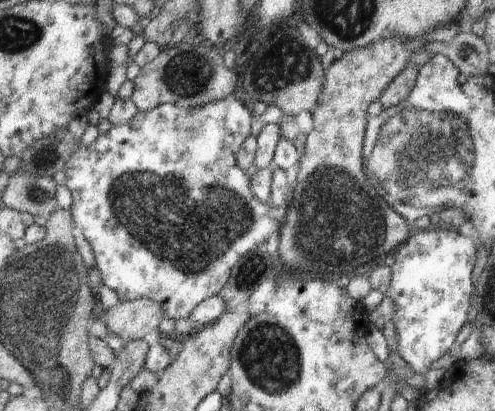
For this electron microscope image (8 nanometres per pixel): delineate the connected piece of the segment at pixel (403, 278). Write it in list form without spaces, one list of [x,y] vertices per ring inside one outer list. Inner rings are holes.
[[[432,226],[418,233],[412,232],[408,240],[394,250],[392,280],[385,296],[396,306],[396,316],[391,321],[396,326],[398,353],[416,374],[426,374],[438,358],[446,352],[454,352],[454,342],[468,320],[470,298],[475,287],[472,284],[472,269],[476,264],[477,247],[475,239],[461,234],[455,228],[438,229]]]

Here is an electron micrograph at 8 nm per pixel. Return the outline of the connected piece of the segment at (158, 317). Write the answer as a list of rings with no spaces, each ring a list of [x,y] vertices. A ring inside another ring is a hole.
[[[154,298],[123,301],[122,304],[107,307],[104,316],[110,330],[122,337],[126,344],[159,332],[162,320],[166,318],[164,306]]]

